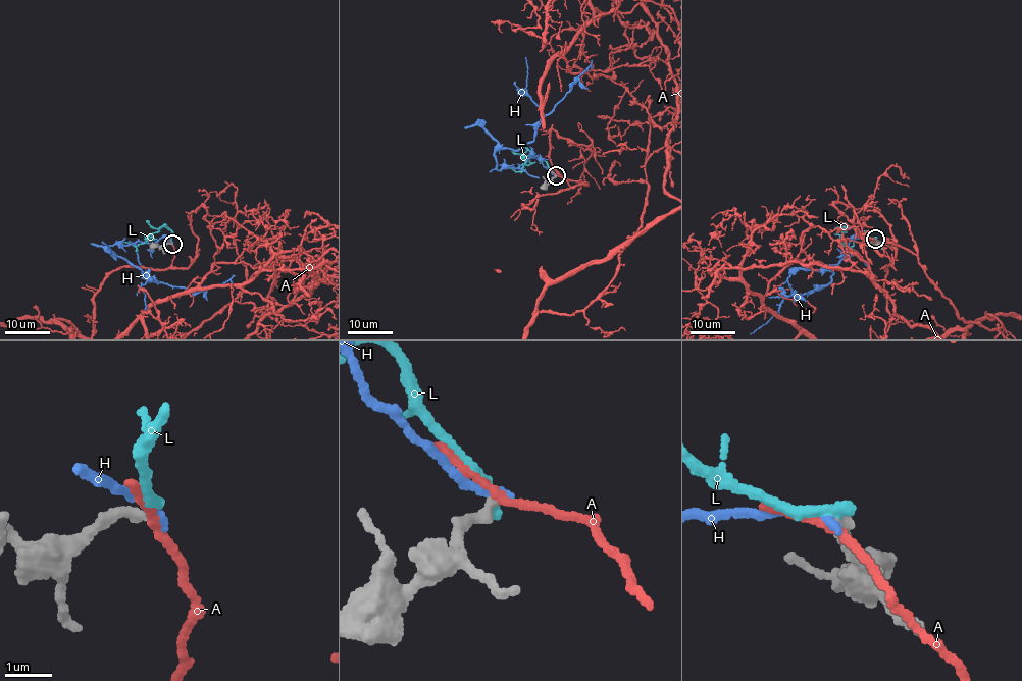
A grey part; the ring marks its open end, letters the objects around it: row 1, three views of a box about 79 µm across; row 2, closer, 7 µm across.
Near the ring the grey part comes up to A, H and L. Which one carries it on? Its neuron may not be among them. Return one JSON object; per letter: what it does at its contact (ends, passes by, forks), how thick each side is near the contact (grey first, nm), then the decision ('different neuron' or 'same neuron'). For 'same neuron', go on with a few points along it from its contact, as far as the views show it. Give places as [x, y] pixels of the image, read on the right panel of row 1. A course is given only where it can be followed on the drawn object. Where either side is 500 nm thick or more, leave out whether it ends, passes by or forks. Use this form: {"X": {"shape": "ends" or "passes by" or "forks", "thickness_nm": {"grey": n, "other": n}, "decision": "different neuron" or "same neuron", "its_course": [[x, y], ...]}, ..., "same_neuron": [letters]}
{"A": {"shape": "passes by", "thickness_nm": {"grey": 220, "other": 150}, "decision": "different neuron"}, "H": {"shape": "ends", "thickness_nm": {"grey": 200, "other": 200}, "decision": "different neuron"}, "L": {"shape": "ends", "thickness_nm": {"grey": 220, "other": 260}, "decision": "different neuron"}, "same_neuron": []}

